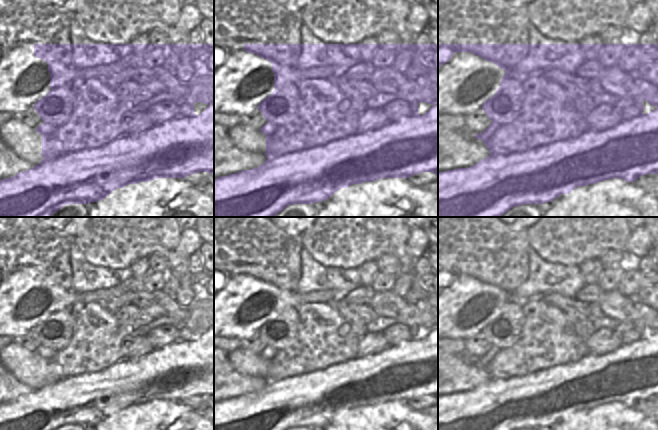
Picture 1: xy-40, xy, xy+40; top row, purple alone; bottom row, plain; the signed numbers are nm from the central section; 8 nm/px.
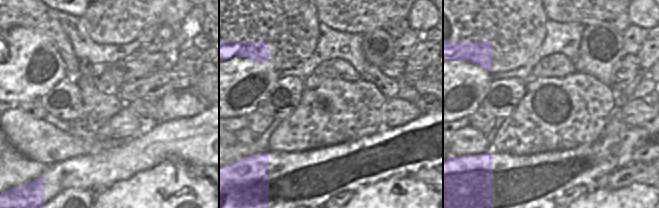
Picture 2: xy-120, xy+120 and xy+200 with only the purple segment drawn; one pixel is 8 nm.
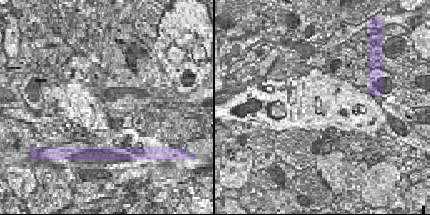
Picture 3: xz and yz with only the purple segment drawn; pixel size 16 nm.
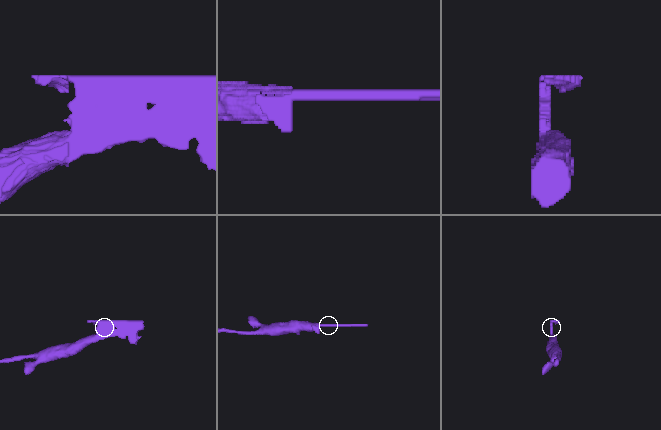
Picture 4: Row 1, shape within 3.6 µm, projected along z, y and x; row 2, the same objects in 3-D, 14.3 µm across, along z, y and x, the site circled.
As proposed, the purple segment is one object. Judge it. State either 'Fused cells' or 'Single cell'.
Fused cells

